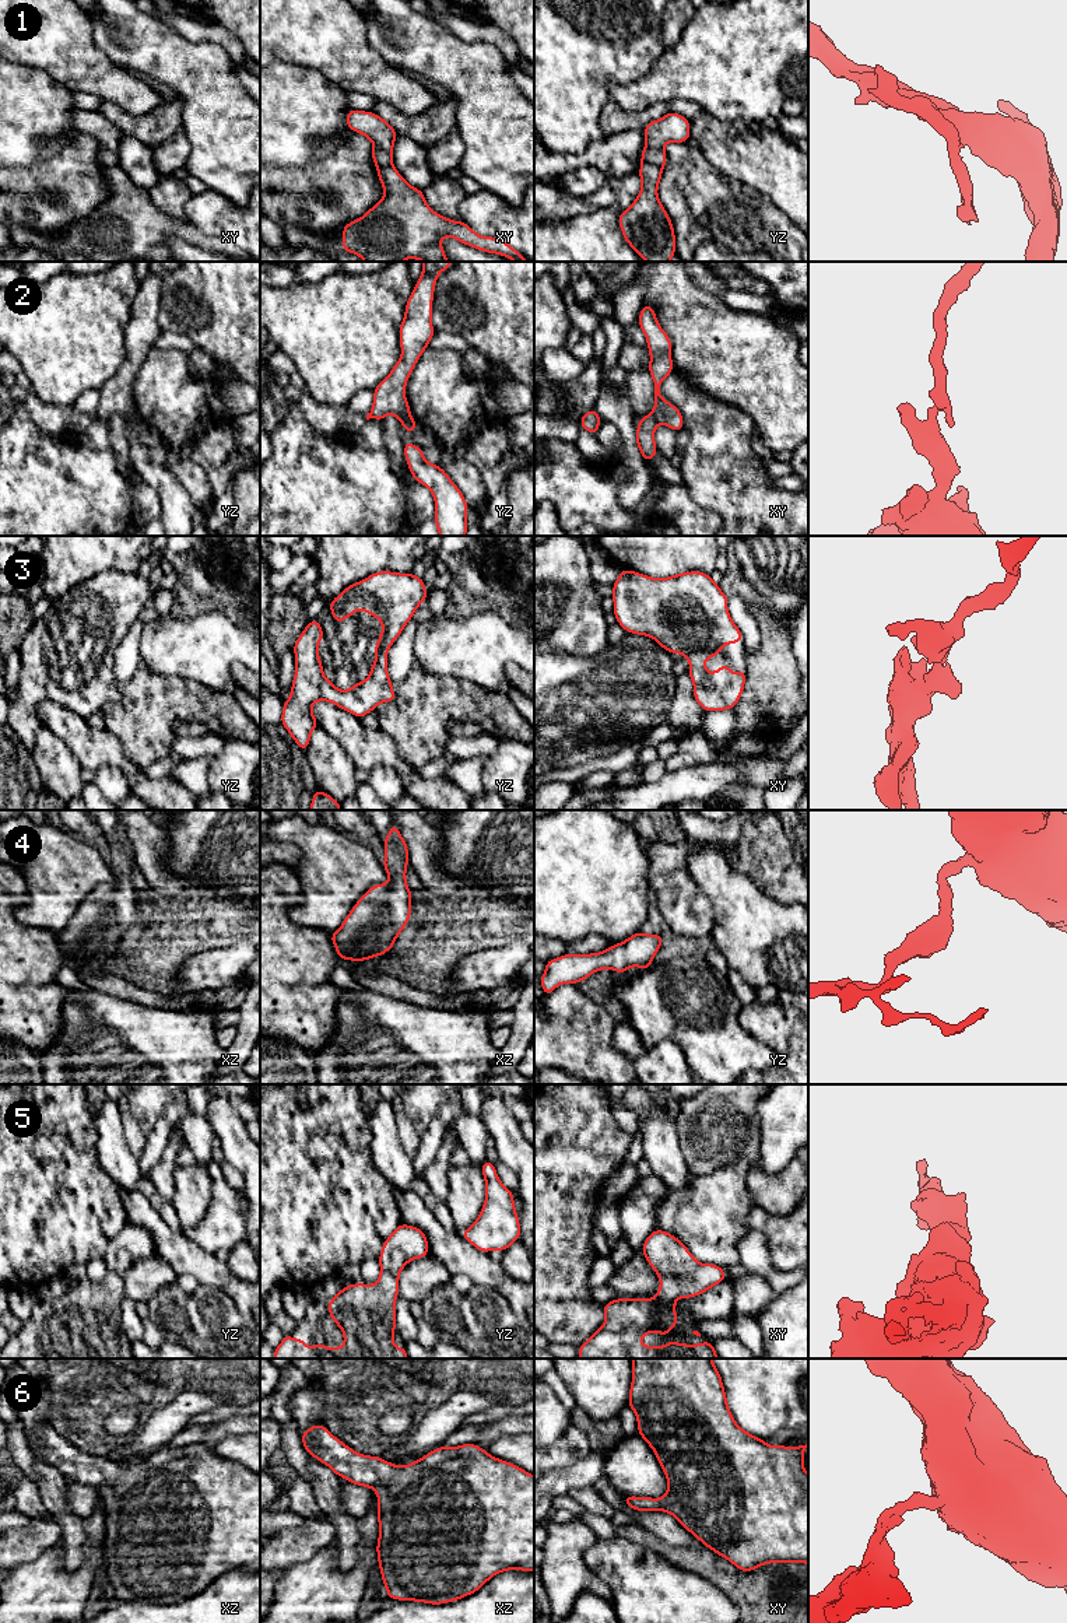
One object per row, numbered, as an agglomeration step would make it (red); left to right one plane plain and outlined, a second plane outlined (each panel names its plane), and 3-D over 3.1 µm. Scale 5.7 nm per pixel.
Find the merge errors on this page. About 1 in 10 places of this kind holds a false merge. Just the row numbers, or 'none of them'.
1, 2

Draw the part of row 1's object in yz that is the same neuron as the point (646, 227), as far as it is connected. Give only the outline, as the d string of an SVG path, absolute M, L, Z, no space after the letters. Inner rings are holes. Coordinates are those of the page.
M643 162L638 171L642 187L631 207L618 214L624 239L646 262L670 262L675 235L670 215L657 196L663 168Z

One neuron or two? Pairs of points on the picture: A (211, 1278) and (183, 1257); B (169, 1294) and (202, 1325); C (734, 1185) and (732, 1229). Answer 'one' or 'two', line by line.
A: one
B: one
C: one

